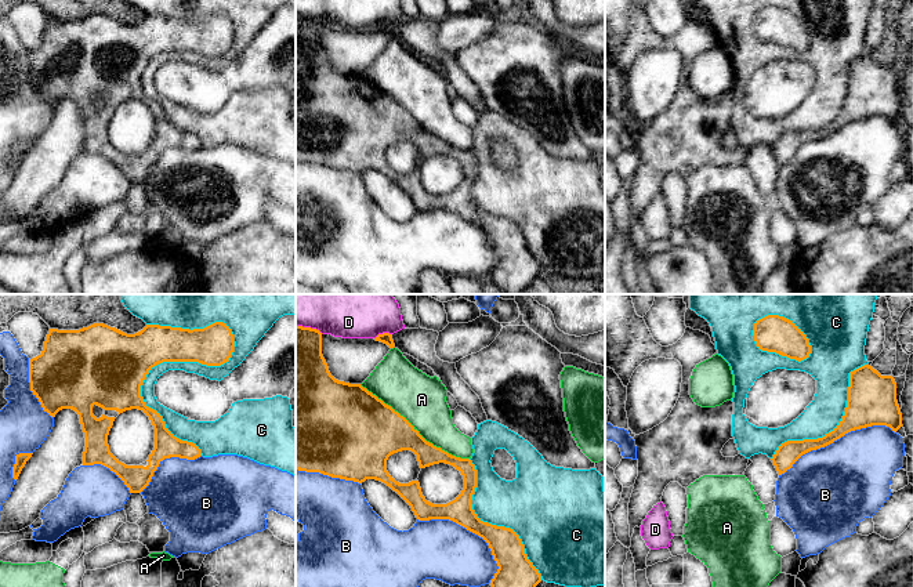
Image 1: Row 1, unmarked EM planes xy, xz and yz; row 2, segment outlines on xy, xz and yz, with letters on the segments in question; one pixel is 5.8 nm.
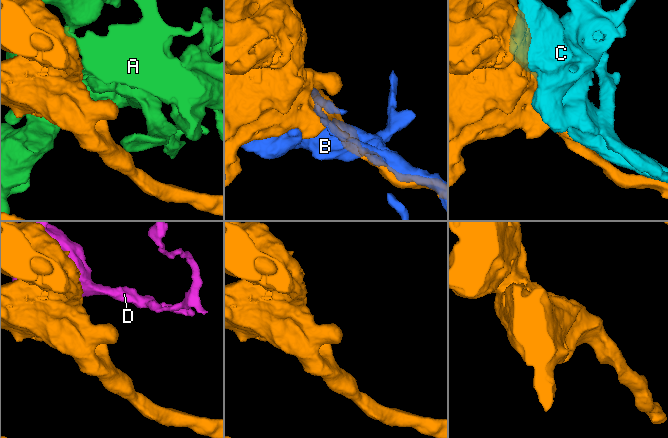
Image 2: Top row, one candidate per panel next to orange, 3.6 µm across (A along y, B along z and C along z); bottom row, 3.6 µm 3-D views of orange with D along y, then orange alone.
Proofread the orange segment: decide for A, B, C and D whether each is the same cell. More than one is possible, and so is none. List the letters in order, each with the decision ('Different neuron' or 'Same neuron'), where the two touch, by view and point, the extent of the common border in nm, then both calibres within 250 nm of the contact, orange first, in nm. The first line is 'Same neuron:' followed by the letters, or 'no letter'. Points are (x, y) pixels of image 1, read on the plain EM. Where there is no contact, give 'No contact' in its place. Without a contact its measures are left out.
Same neuron: C
A: Different neuron. Touches orange at xz (413, 119). Shared border 750 nm. Thickness 360 nm (orange) against 280 nm
B: Different neuron. Touches orange at yz (837, 129). Shared border 750 nm. Thickness 240 nm (orange) against 480 nm
C: Same neuron. Touches orange at xy (196, 51). Shared border 850 nm. Thickness 240 nm (orange) against 110 nm
D: Different neuron. Touches orange at xz (383, 24). Shared border 110 nm. Thickness 60 nm (orange) against 180 nm

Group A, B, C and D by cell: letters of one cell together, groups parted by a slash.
A / B / C / D

